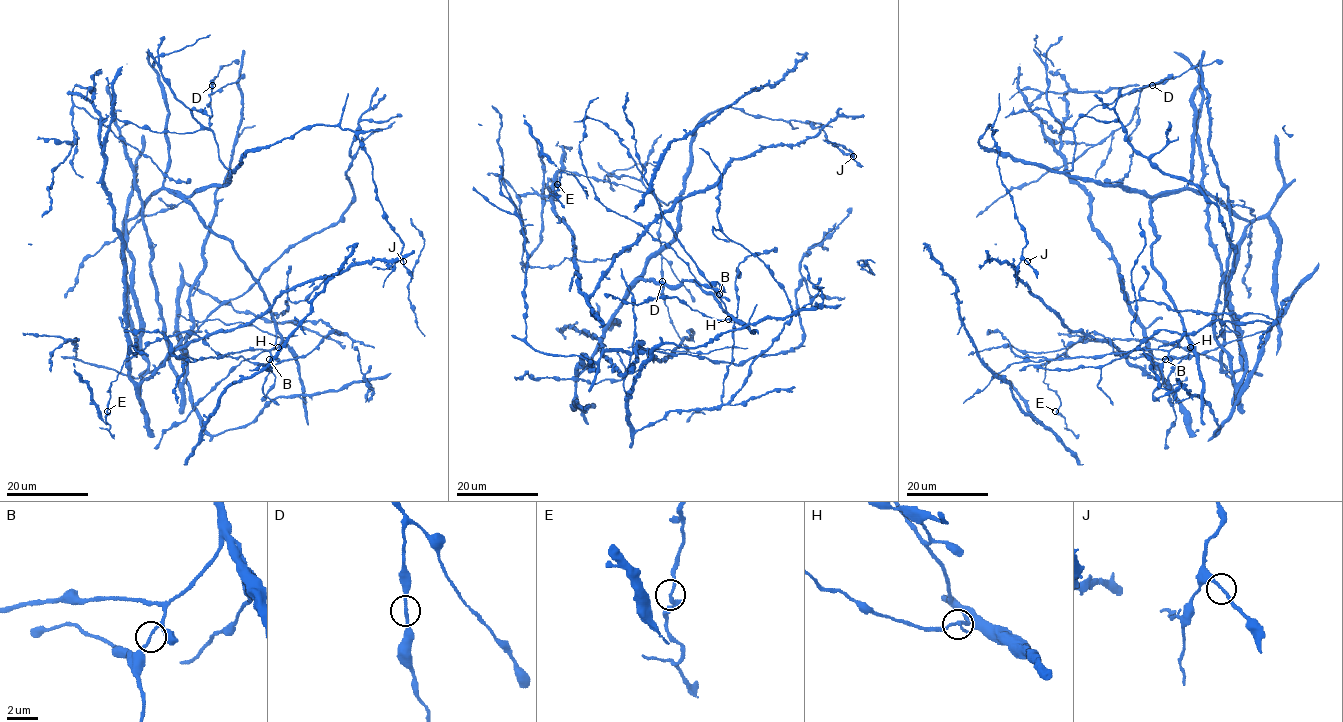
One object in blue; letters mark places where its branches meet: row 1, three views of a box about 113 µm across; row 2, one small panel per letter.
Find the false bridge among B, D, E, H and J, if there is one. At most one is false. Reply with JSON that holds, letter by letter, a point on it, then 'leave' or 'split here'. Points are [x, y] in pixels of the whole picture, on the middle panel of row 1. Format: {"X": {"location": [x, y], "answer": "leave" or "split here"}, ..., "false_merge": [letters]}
{"B": {"location": [719, 294], "answer": "leave"}, "D": {"location": [662, 281], "answer": "leave"}, "E": {"location": [557, 184], "answer": "leave"}, "H": {"location": [728, 319], "answer": "leave"}, "J": {"location": [853, 156], "answer": "leave"}, "false_merge": []}

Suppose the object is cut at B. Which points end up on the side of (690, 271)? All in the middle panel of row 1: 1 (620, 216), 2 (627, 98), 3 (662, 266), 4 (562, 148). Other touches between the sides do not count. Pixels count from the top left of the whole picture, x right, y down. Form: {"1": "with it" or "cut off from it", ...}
{"1": "with it", "2": "cut off from it", "3": "cut off from it", "4": "cut off from it"}

